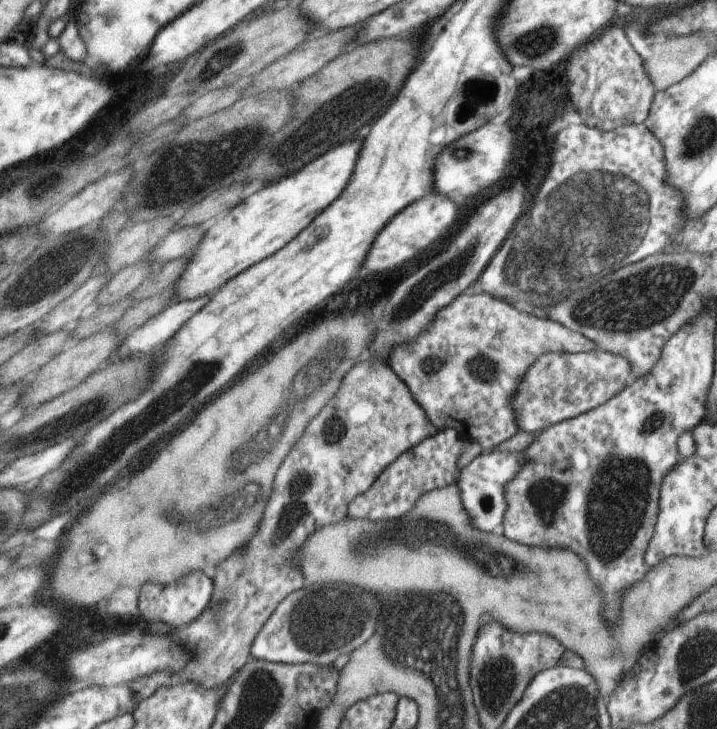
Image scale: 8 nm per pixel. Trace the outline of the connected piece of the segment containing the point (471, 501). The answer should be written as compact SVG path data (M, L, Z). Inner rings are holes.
M493 452L489 455L479 454L464 466L455 484L461 497L462 507L466 512L470 527L482 533L491 533L493 528L502 524L505 503L502 497L504 484L511 480L522 465L522 452Z

